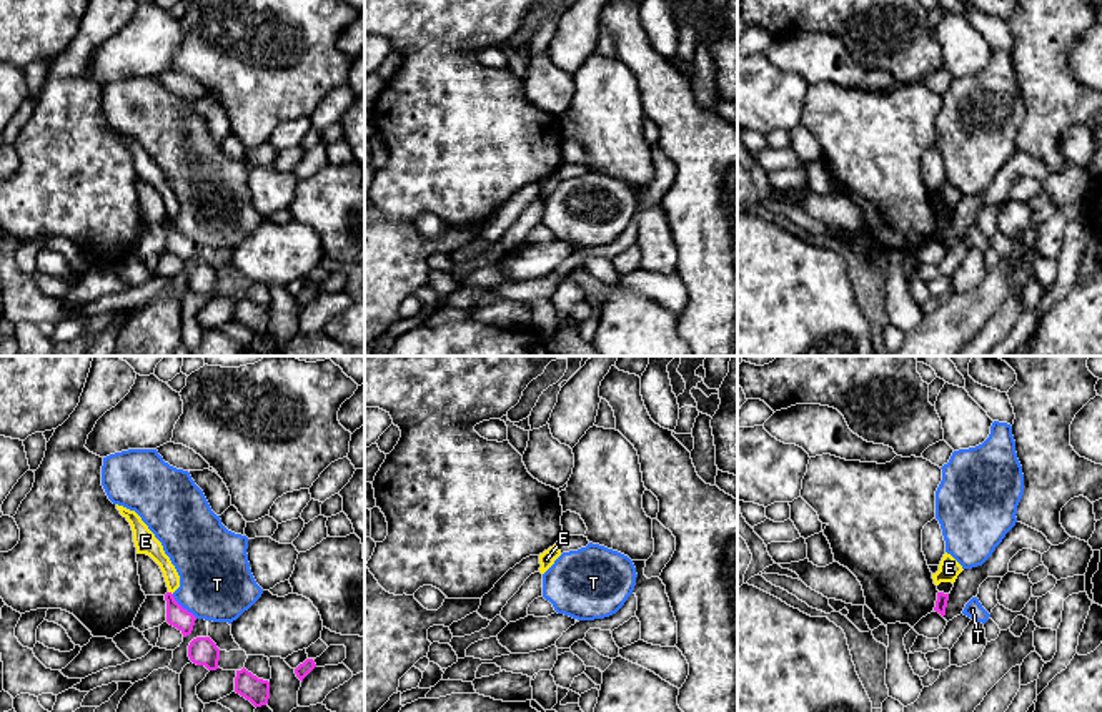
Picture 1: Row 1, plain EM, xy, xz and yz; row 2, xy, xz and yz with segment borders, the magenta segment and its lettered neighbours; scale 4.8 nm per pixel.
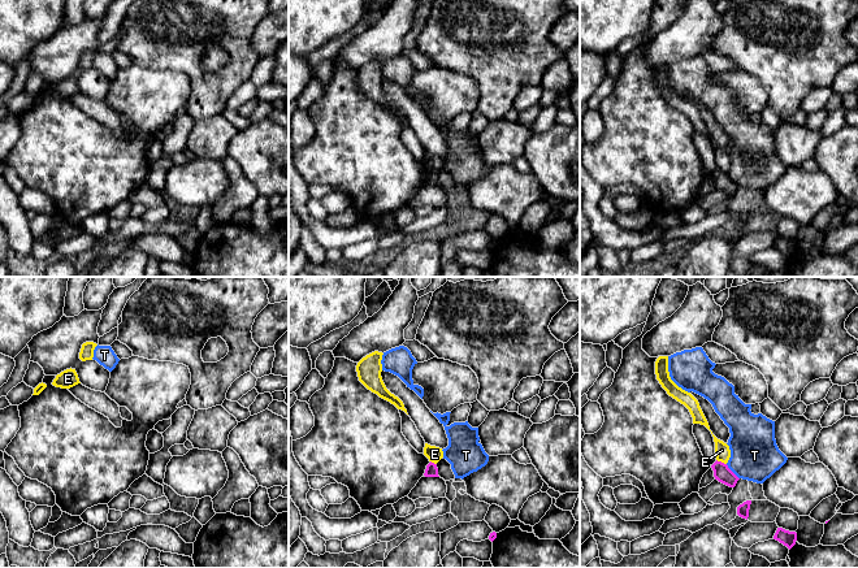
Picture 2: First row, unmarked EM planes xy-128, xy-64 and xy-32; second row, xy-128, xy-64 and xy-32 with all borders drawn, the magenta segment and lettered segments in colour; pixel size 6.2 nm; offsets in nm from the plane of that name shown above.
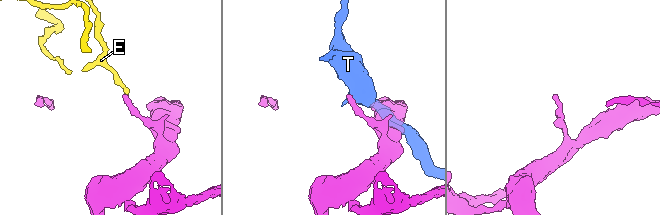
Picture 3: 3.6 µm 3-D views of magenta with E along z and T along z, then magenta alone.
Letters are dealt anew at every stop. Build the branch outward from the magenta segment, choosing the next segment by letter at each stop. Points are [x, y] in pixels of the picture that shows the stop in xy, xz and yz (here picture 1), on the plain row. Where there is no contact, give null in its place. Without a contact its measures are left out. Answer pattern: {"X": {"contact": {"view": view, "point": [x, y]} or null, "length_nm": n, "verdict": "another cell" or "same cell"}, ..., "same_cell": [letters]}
{"E": {"contact": {"view": "xy", "point": [170, 220]}, "length_nm": 30, "verdict": "another cell"}, "T": {"contact": {"view": "xy", "point": [182, 235]}, "length_nm": 170, "verdict": "another cell"}, "same_cell": []}

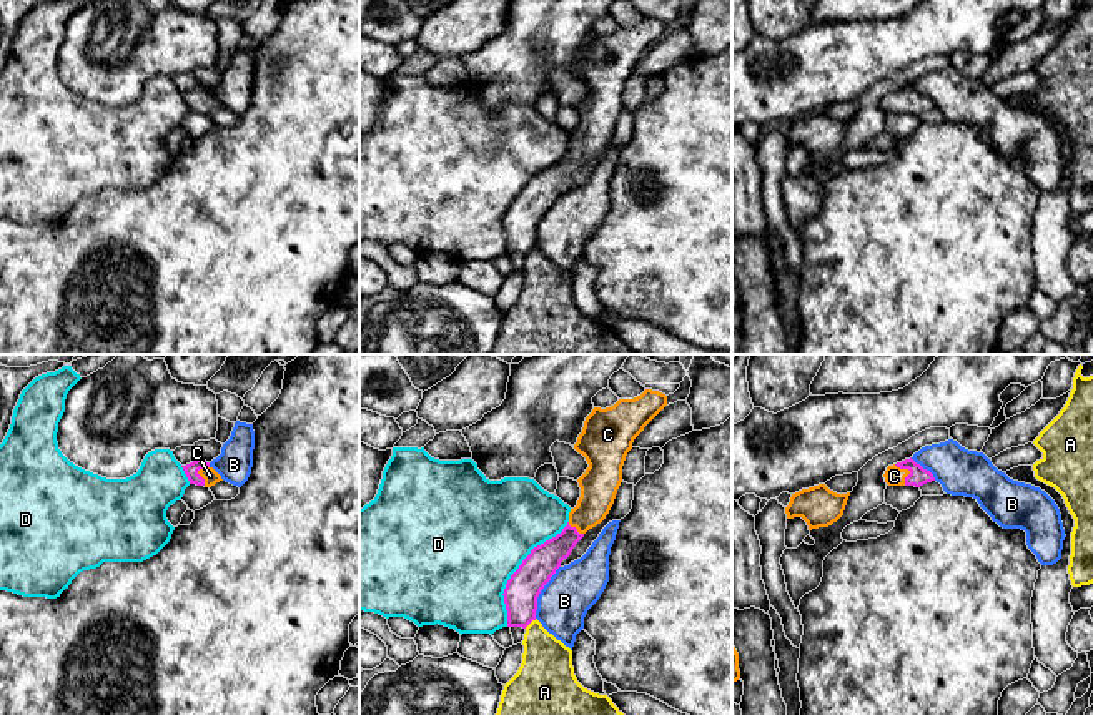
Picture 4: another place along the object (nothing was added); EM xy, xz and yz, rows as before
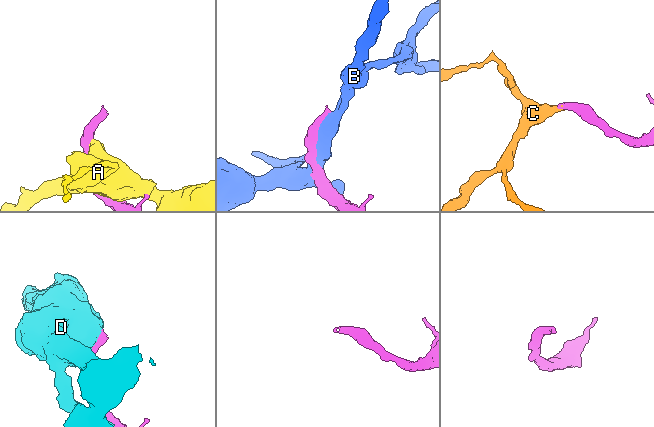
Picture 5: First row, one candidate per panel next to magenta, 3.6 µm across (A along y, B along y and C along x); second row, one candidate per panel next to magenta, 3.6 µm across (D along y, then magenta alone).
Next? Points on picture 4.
{"A": {"contact": {"view": "xz", "point": [529, 250]}, "length_nm": 80, "verdict": "another cell"}, "B": {"contact": {"view": "xz", "point": [539, 220]}, "length_nm": 280, "verdict": "another cell"}, "C": {"contact": {"view": "yz", "point": [909, 97]}, "length_nm": 120, "verdict": "same cell"}, "D": {"contact": {"view": "xz", "point": [518, 197]}, "length_nm": 600, "verdict": "another cell"}, "same_cell": ["C"]}

